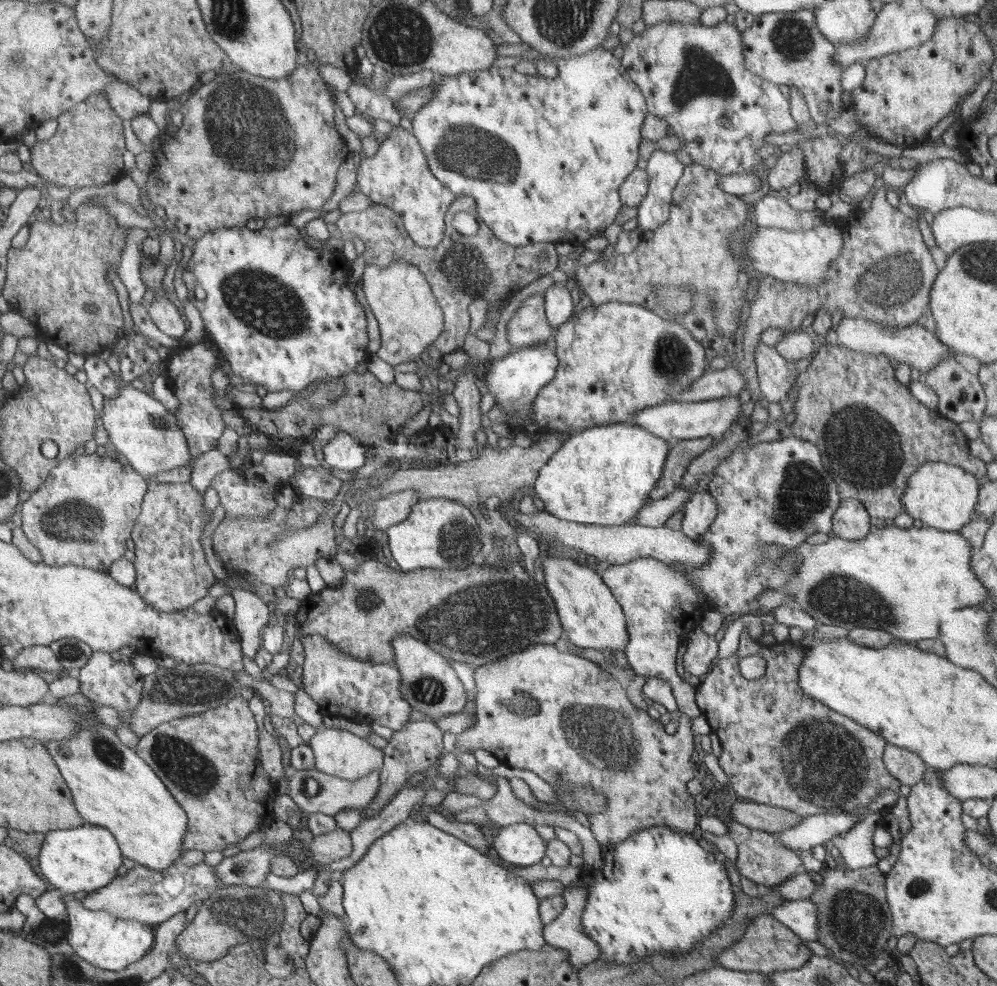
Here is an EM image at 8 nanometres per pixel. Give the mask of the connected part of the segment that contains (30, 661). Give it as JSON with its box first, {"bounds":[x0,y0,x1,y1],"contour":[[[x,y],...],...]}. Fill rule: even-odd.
{"bounds":[14,646,64,672],"contour":[[[30,646],[23,648],[14,658],[16,668],[42,670],[44,672],[62,672],[64,665],[56,653],[47,646]]]}

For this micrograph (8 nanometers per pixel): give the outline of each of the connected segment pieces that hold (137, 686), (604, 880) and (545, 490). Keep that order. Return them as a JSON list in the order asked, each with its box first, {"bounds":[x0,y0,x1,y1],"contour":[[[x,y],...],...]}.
[{"bounds":[79,651,144,713],"contour":[[[93,651],[86,666],[80,669],[79,680],[81,681],[81,692],[89,697],[96,705],[111,706],[117,709],[118,713],[133,712],[144,688],[144,675],[126,662],[126,659],[114,656],[109,652]]]},{"bounds":[581,826,734,964],"contour":[[[661,826],[658,828],[646,828],[638,834],[630,835],[622,843],[606,843],[602,846],[604,865],[600,869],[590,869],[583,876],[585,888],[588,889],[586,904],[581,914],[582,931],[588,935],[600,949],[599,958],[609,960],[609,962],[619,962],[619,964],[633,964],[635,961],[641,961],[655,952],[669,952],[669,954],[683,954],[695,948],[698,944],[714,931],[718,931],[724,925],[724,921],[732,916],[734,910],[734,895],[730,888],[730,878],[728,878],[727,868],[724,868],[724,862],[714,860],[712,852],[706,852],[698,843],[699,838],[693,833],[676,832],[674,829]]]},{"bounds":[531,423,669,526],"contour":[[[614,423],[610,425],[592,427],[583,430],[582,432],[575,431],[571,434],[570,438],[565,439],[564,444],[562,444],[562,446],[553,454],[550,460],[548,460],[548,463],[542,465],[531,491],[537,494],[538,498],[544,502],[548,513],[555,517],[561,517],[562,520],[600,526],[631,524],[636,514],[638,514],[638,510],[650,502],[649,496],[652,490],[656,488],[658,480],[660,480],[663,475],[666,456],[669,456],[668,444],[666,444],[666,440],[662,437],[654,436],[653,433],[648,432],[646,429],[640,428],[636,425]]]}]

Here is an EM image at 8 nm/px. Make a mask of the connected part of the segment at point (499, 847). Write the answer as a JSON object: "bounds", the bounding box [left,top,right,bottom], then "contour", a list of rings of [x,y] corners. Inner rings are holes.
{"bounds":[491,824,548,867],"contour":[[[529,824],[502,827],[492,837],[491,845],[504,861],[518,867],[541,863],[548,851],[548,844]]]}

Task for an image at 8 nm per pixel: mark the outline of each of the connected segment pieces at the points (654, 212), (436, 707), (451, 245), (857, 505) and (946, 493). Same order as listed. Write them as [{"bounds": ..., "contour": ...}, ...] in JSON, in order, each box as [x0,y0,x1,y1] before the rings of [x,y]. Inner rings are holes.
[{"bounds":[637,149,685,234],"contour":[[[661,149],[654,150],[650,158],[642,163],[642,166],[646,169],[649,180],[648,194],[637,206],[637,231],[639,231],[640,234],[651,233],[669,219],[673,190],[683,175],[683,169],[685,167],[673,152],[665,152]]]},{"bounds":[392,634,466,720],"contour":[[[408,634],[397,636],[392,645],[395,654],[394,666],[402,675],[402,696],[414,709],[422,712],[424,716],[429,716],[431,720],[443,720],[446,714],[456,714],[466,708],[466,688],[452,670],[450,660],[442,656],[442,653],[436,652],[429,644]]]},{"bounds":[335,197,518,355],"contour":[[[457,197],[450,205],[445,216],[446,230],[443,241],[435,247],[424,247],[416,244],[405,229],[403,219],[392,208],[381,205],[375,216],[373,225],[368,219],[365,209],[360,212],[342,213],[340,219],[335,222],[337,236],[351,239],[358,236],[365,244],[365,254],[368,261],[375,263],[380,268],[386,268],[393,259],[404,260],[408,264],[417,265],[427,277],[430,288],[442,313],[444,314],[444,329],[438,340],[428,345],[425,354],[432,349],[439,350],[443,355],[459,351],[464,345],[464,339],[470,332],[470,314],[468,305],[476,298],[481,298],[484,288],[490,284],[486,265],[481,260],[481,254],[490,256],[494,260],[510,262],[510,268],[514,268],[514,258],[518,256],[514,245],[505,243],[494,236],[490,228],[479,218],[476,206],[472,201],[464,197]]]},{"bounds":[832,497,870,540],"contour":[[[842,497],[832,517],[833,532],[844,540],[862,540],[870,532],[870,518],[862,501]]]},{"bounds":[900,461,981,532],"contour":[[[926,461],[908,479],[900,501],[903,502],[904,512],[921,520],[924,525],[944,532],[959,532],[973,519],[980,485],[981,482],[975,475],[963,468],[943,462]]]}]

